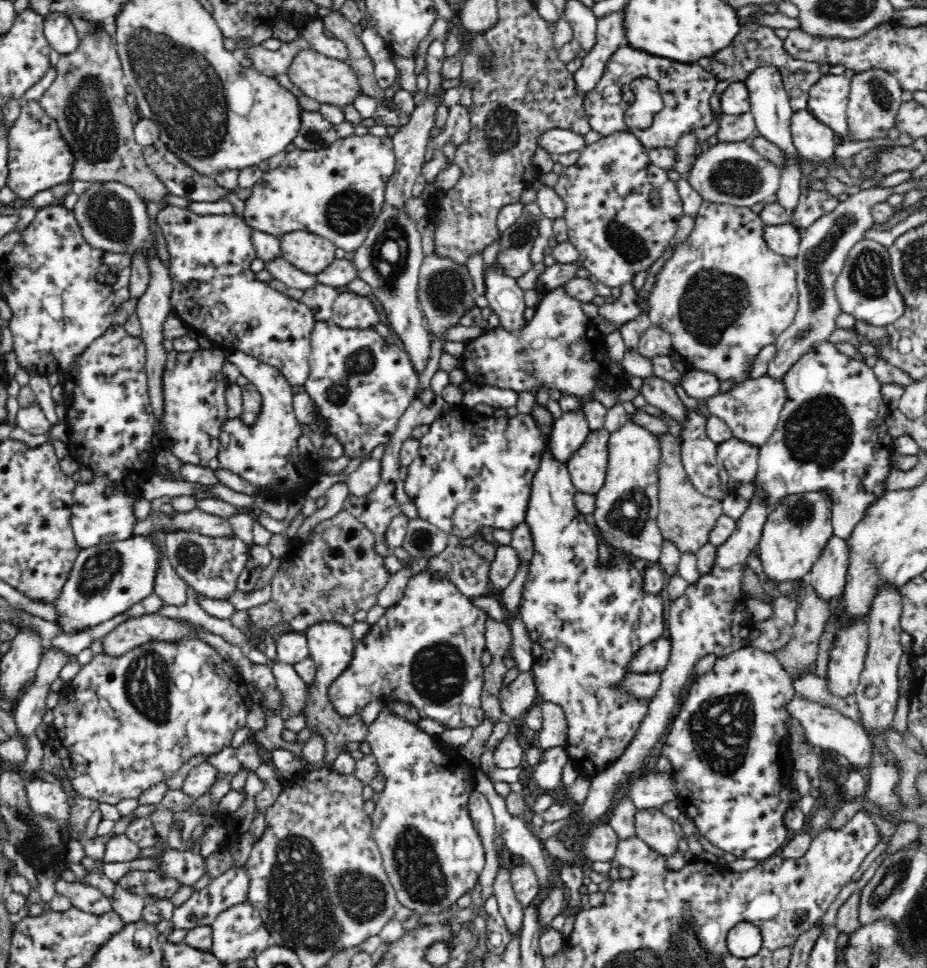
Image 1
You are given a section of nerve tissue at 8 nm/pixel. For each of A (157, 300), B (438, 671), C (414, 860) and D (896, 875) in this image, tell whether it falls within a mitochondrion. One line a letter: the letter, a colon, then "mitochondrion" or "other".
A: other
B: mitochondrion
C: mitochondrion
D: mitochondrion

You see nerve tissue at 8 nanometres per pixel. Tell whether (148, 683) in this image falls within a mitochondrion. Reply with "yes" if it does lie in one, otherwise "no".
yes

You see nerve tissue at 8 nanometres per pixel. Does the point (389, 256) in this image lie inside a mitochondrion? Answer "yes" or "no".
yes

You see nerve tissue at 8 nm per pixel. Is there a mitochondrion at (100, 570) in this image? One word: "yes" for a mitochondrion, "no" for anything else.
yes

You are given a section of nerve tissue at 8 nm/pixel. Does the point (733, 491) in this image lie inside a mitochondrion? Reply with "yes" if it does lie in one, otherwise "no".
no

